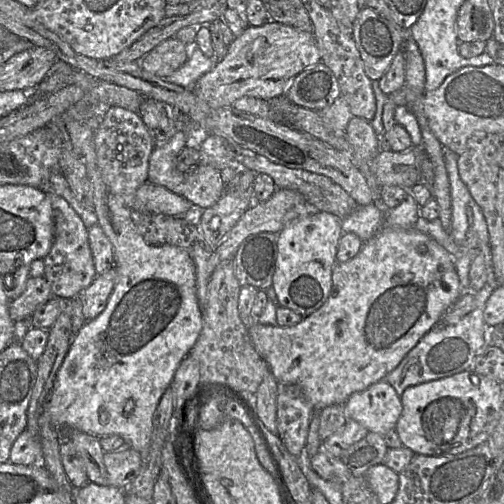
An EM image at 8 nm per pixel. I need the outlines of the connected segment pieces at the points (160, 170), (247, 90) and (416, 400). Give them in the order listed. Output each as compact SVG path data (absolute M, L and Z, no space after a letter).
M178 129L175 134L163 146L155 146L148 167L148 180L155 185L163 186L169 191L184 197L191 202L197 210L205 210L212 207L224 194L225 184L221 171L209 164L198 163L185 172L180 172L175 166L177 155L186 146L187 134L183 129Z
M269 20L259 27L247 26L228 47L225 57L194 84L192 91L212 108L233 105L244 96L271 99L285 95L288 86L300 72L320 61L321 54L312 32Z
M474 370L405 389L402 414L395 430L403 446L415 454L447 456L462 453L487 441L495 430L503 406L503 387Z

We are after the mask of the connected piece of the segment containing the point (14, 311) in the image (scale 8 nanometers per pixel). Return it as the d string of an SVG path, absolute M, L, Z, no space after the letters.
M30 277L24 292L9 303L9 315L15 322L30 320L34 312L52 297L51 286L44 277Z

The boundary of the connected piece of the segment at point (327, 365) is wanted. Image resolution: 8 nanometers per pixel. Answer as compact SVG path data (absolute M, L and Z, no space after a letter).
M356 116L349 120L346 137L351 145L351 156L373 192L373 204L381 205L385 212L382 227L364 242L355 257L335 263L330 294L319 309L291 327L256 322L248 329L255 350L268 364L279 385L298 385L315 411L332 404L345 403L354 392L363 391L385 379L461 296L459 276L450 253L433 238L415 228L420 217L420 206L411 193L408 191L404 200L394 208L386 209L381 203L381 187L369 166L379 152L387 148L386 142L380 141L370 121Z

